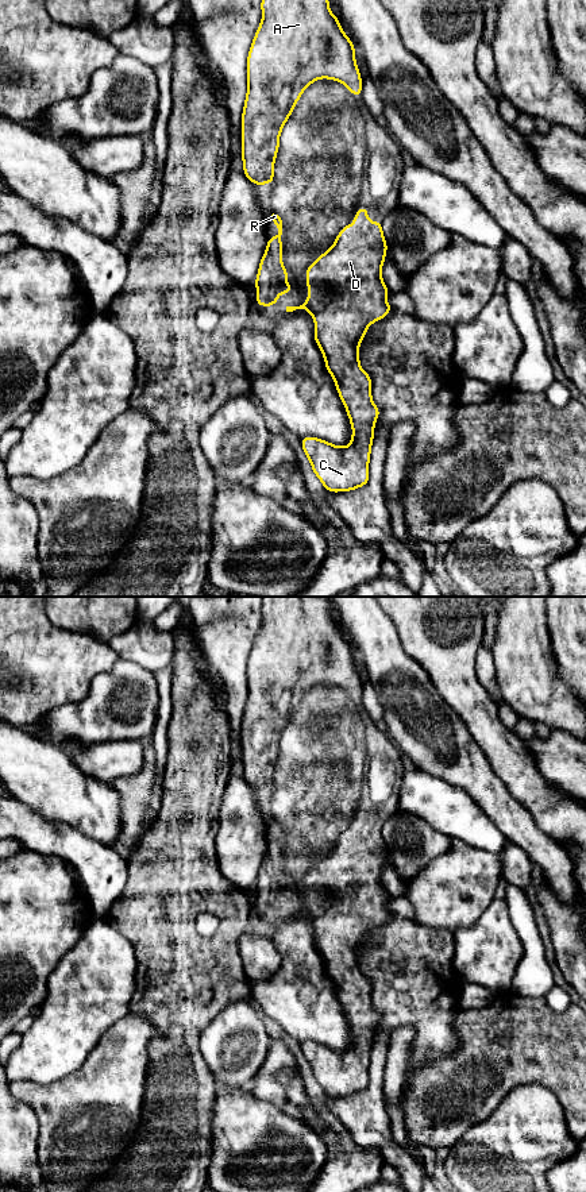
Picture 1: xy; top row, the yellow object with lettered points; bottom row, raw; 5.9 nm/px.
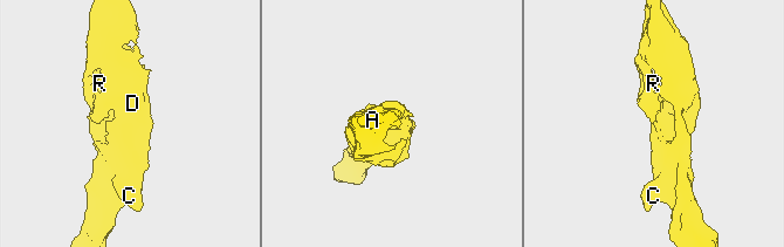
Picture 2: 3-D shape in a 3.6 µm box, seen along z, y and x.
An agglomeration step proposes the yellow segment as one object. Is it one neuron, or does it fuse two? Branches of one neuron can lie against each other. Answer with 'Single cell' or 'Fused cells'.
Single cell

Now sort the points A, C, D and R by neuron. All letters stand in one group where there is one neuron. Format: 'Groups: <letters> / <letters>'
Groups: A C D R

